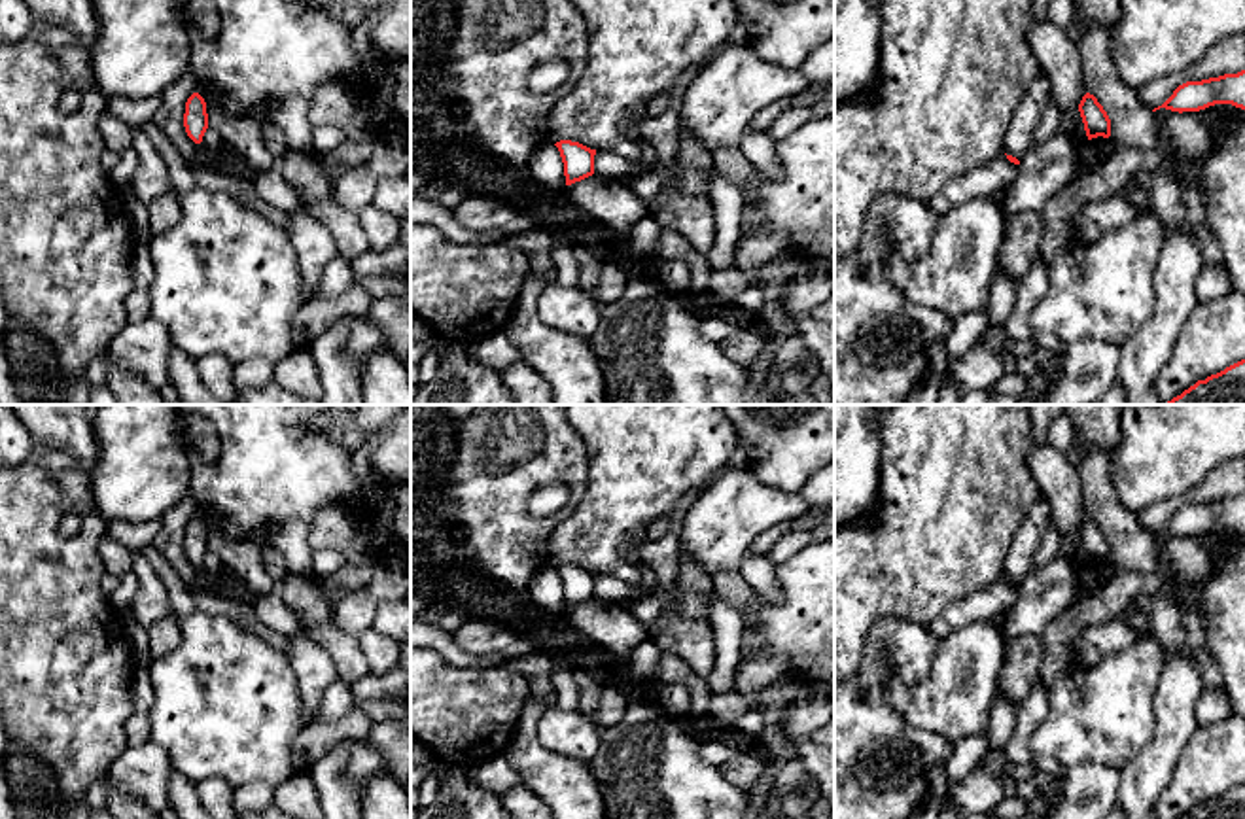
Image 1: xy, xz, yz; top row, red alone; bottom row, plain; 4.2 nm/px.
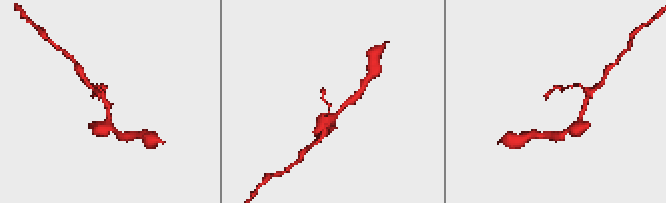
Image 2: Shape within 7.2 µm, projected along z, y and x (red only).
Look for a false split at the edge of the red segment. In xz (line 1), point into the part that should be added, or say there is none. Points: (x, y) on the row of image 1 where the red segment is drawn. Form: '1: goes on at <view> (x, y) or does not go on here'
1: does not go on here

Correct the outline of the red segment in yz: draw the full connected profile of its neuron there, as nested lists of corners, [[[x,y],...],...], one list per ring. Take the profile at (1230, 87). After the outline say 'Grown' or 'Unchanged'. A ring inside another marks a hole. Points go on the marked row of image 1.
[[[1245,70],[1224,74],[1201,81],[1186,81],[1152,112],[1166,108],[1171,112],[1200,112],[1215,104],[1232,104],[1245,110]]]. Unchanged

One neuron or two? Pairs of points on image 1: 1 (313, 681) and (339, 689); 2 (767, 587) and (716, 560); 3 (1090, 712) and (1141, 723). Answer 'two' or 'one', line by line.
1: two
2: two
3: one

